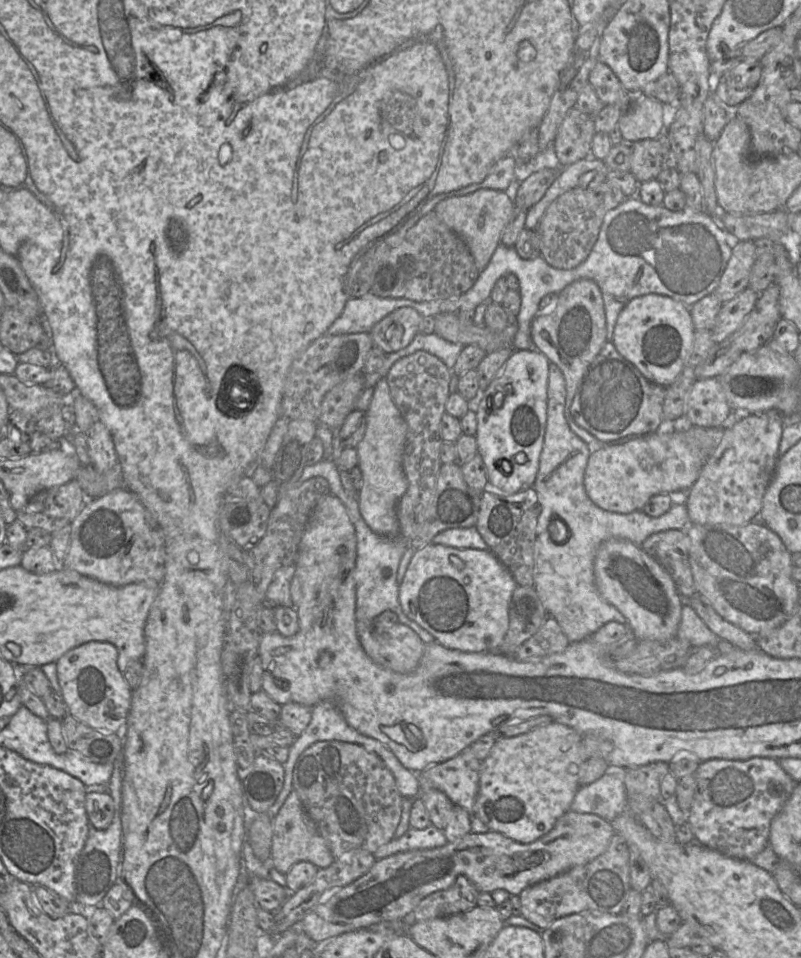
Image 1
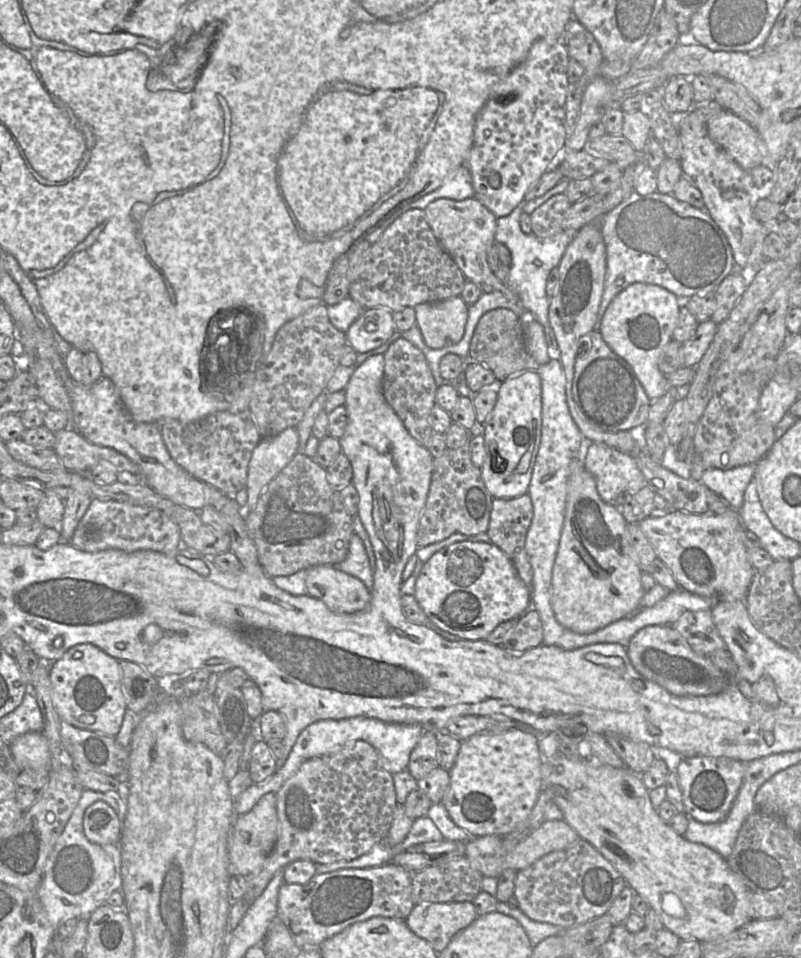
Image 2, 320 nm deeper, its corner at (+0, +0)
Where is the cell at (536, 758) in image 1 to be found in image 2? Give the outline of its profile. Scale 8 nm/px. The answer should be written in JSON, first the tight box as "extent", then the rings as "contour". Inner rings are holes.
{"extent":[443,724,543,836],"contour":[[[517,724],[512,729],[501,733],[479,733],[475,734],[461,742],[461,747],[457,755],[456,761],[449,770],[450,785],[443,797],[443,804],[448,810],[451,819],[456,825],[470,832],[473,836],[486,836],[486,835],[506,835],[515,830],[522,824],[530,815],[532,808],[536,804],[540,793],[542,791],[542,775],[541,766],[543,756],[541,754],[538,738],[527,731],[521,730]]]}

